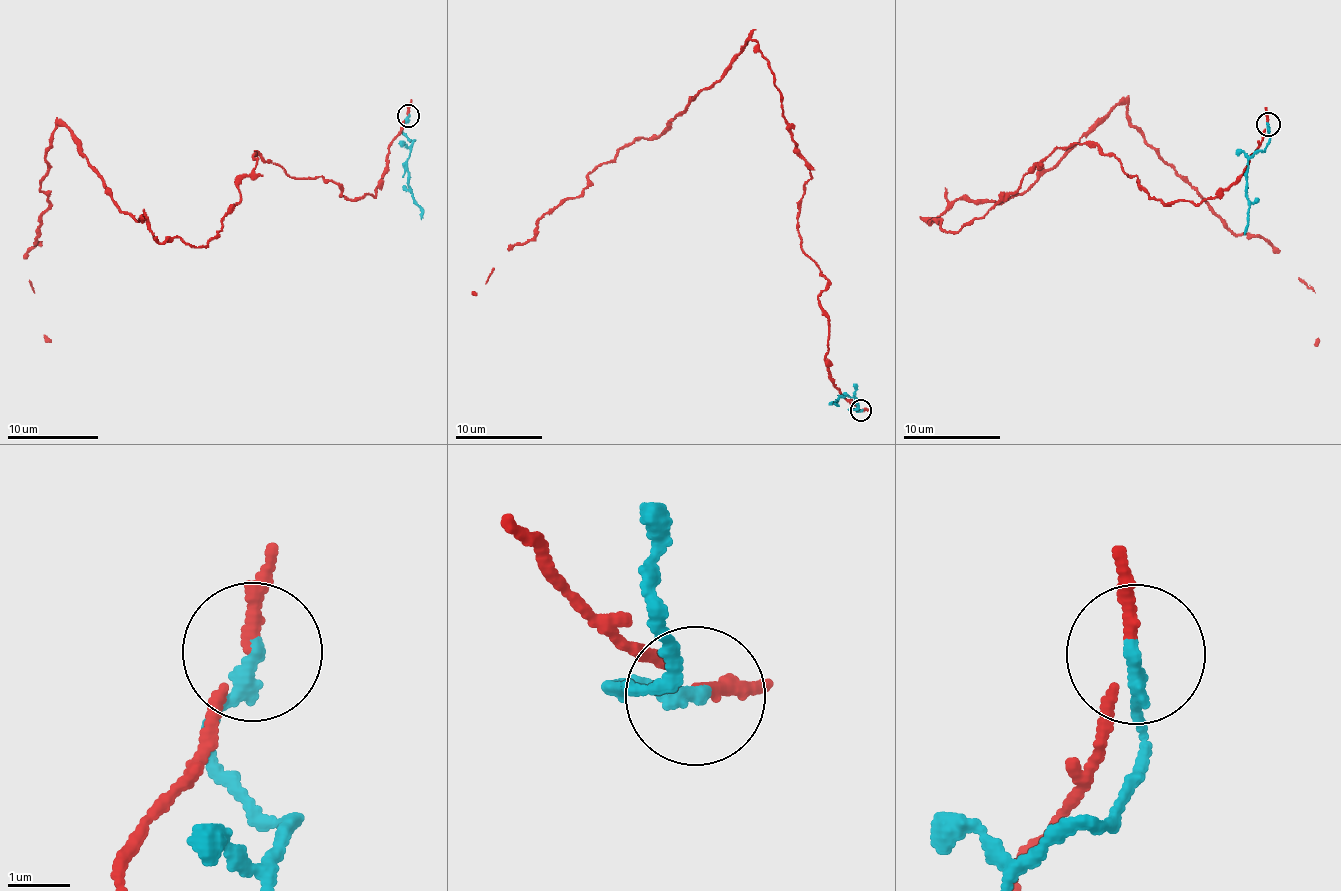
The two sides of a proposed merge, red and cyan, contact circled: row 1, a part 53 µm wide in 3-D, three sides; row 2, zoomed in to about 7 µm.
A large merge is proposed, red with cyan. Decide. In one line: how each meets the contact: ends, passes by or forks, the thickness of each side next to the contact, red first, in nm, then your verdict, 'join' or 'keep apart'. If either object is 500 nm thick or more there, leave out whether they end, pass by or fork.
red passes by | cyan ends | 130/260 nm | keep apart

